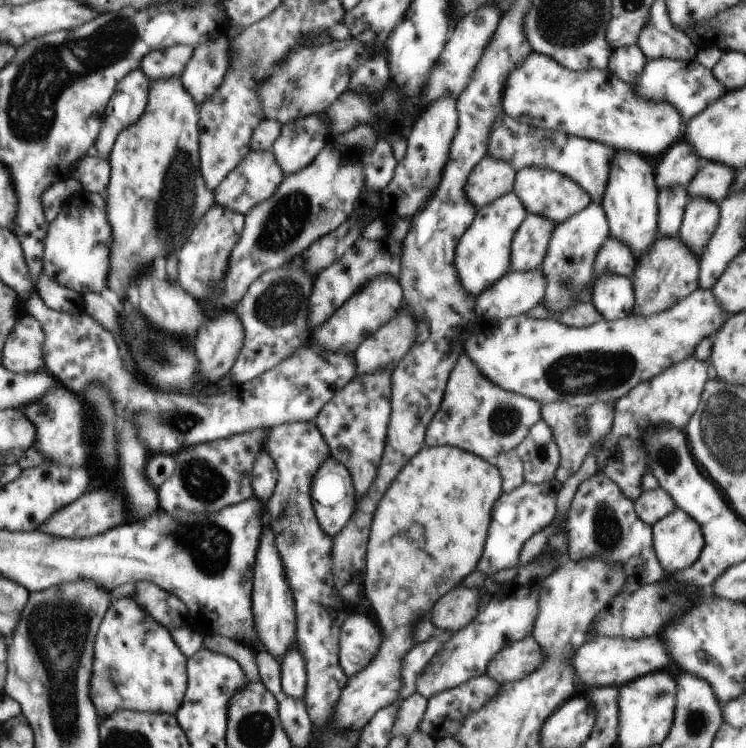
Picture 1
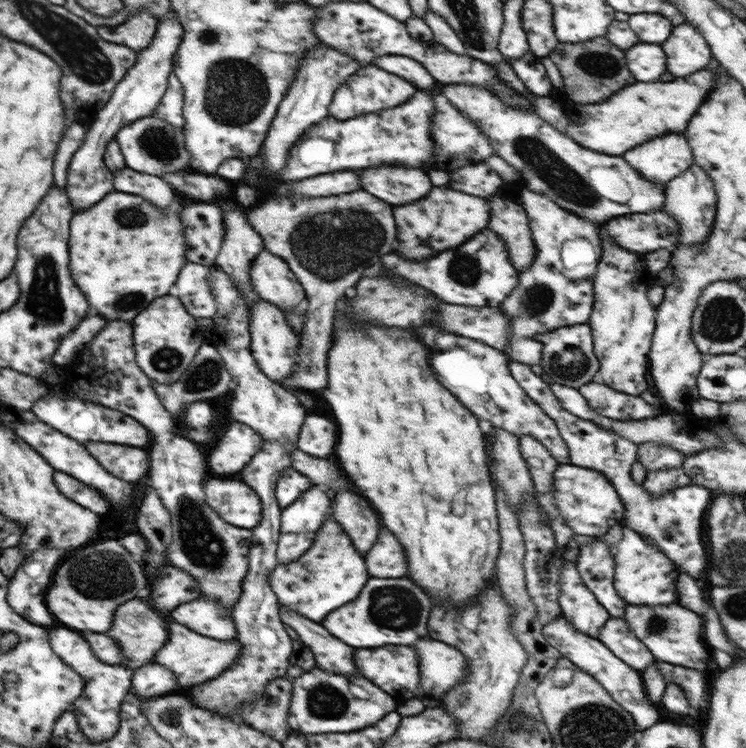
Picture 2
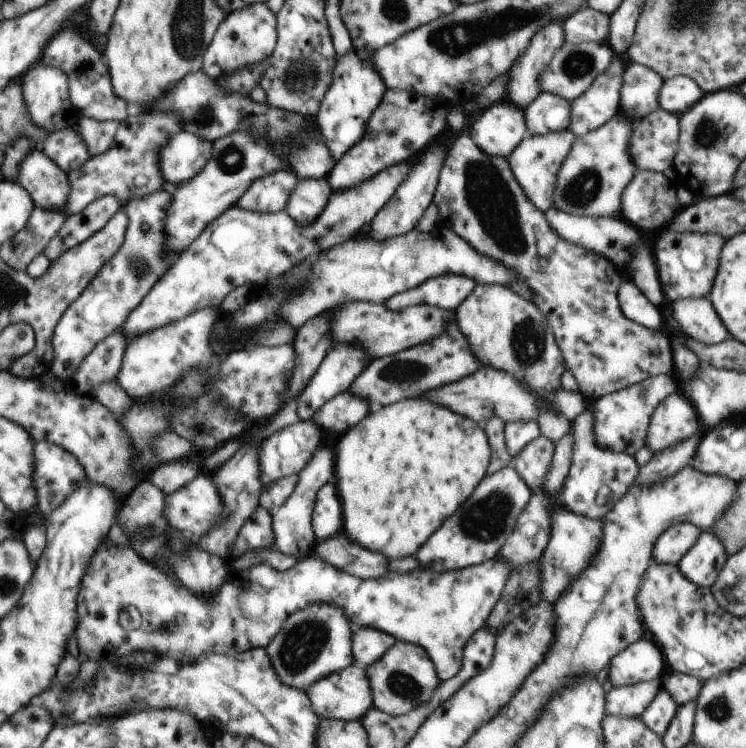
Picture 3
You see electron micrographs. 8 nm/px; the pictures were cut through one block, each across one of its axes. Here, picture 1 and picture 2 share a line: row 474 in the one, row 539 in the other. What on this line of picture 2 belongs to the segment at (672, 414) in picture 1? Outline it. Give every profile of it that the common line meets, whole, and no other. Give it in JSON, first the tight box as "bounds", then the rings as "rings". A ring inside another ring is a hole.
{"bounds":[602,523,683,606],"rings":[[[622,523],[610,527],[602,538],[610,545],[616,561],[613,585],[627,605],[656,606],[677,602],[677,578],[683,571],[667,555]]]}

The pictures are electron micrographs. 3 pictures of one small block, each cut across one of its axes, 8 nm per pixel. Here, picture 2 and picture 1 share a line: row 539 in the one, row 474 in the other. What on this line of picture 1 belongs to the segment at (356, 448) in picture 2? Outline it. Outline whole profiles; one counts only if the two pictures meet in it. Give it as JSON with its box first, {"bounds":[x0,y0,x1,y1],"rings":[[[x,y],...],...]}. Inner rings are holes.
{"bounds":[330,446,502,732],"rings":[[[424,446],[398,472],[384,498],[378,502],[366,548],[368,554],[363,595],[376,612],[382,644],[372,662],[362,672],[349,677],[330,718],[330,728],[334,732],[360,732],[381,708],[398,700],[402,690],[402,658],[408,650],[414,648],[410,626],[416,618],[420,618],[422,612],[430,610],[440,596],[444,596],[476,568],[476,562],[480,560],[484,550],[492,508],[496,504],[496,498],[500,498],[502,493],[501,474],[493,462],[452,446]]]}

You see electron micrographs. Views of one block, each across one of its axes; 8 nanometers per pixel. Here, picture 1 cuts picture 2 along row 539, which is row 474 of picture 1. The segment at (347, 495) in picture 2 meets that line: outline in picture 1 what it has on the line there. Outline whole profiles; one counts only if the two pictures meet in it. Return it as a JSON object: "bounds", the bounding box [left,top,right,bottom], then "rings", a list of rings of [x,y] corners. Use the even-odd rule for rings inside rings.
{"bounds":[314,370,392,502],"rings":[[[380,370],[376,374],[356,375],[332,400],[329,400],[314,420],[318,432],[328,444],[331,457],[346,466],[356,488],[356,502],[362,500],[372,486],[376,470],[386,444],[386,430],[390,422],[392,370]]]}

